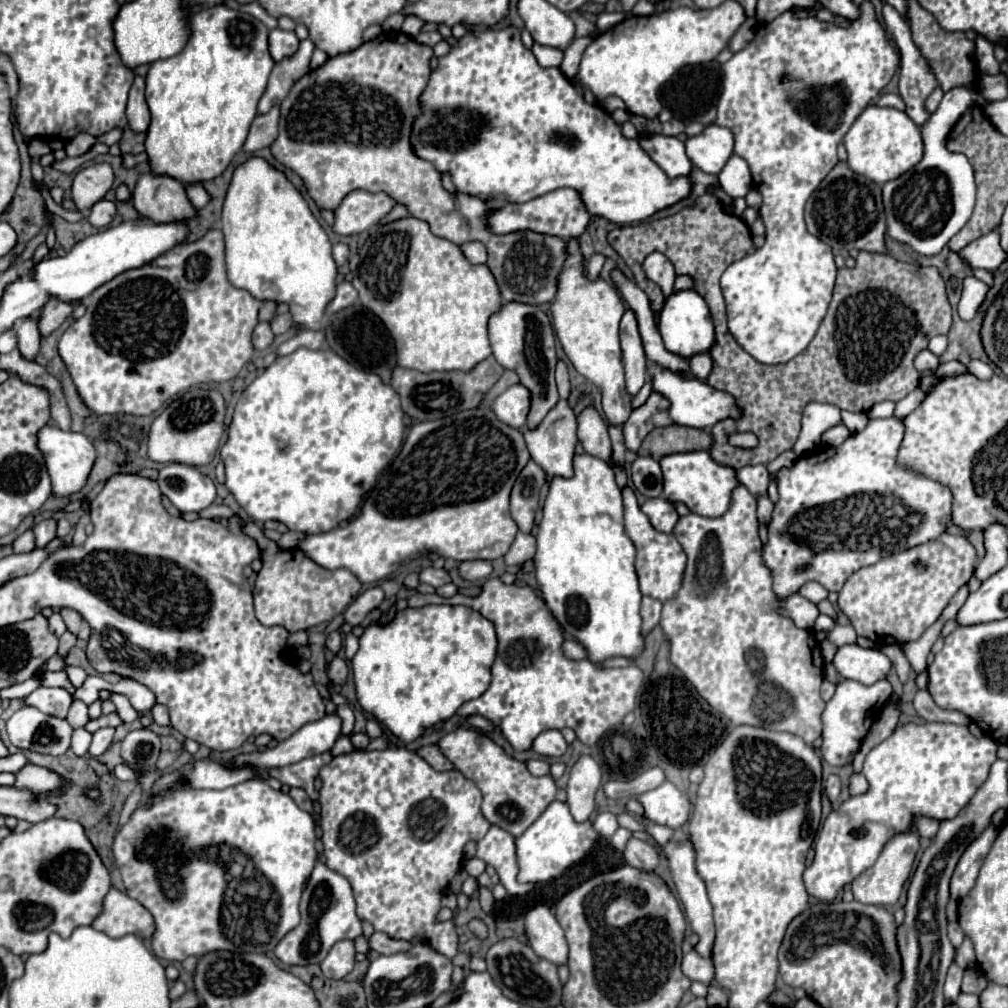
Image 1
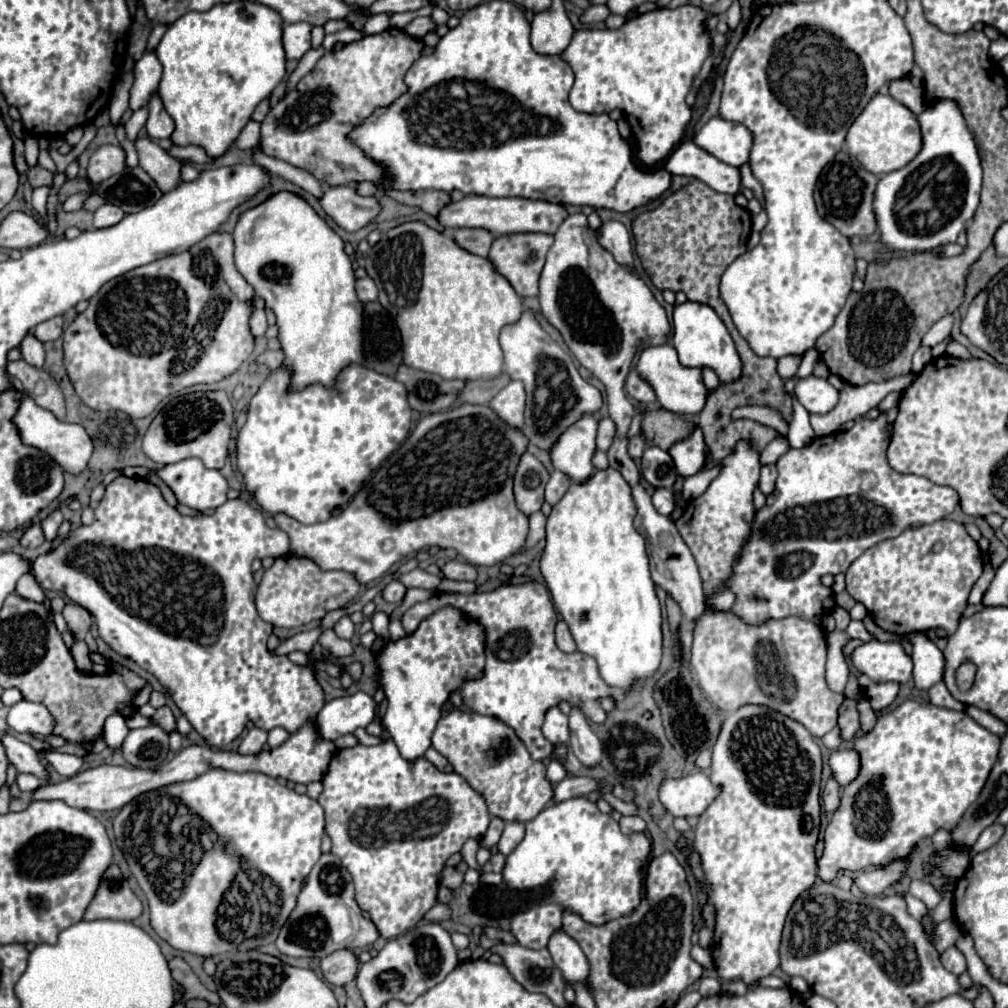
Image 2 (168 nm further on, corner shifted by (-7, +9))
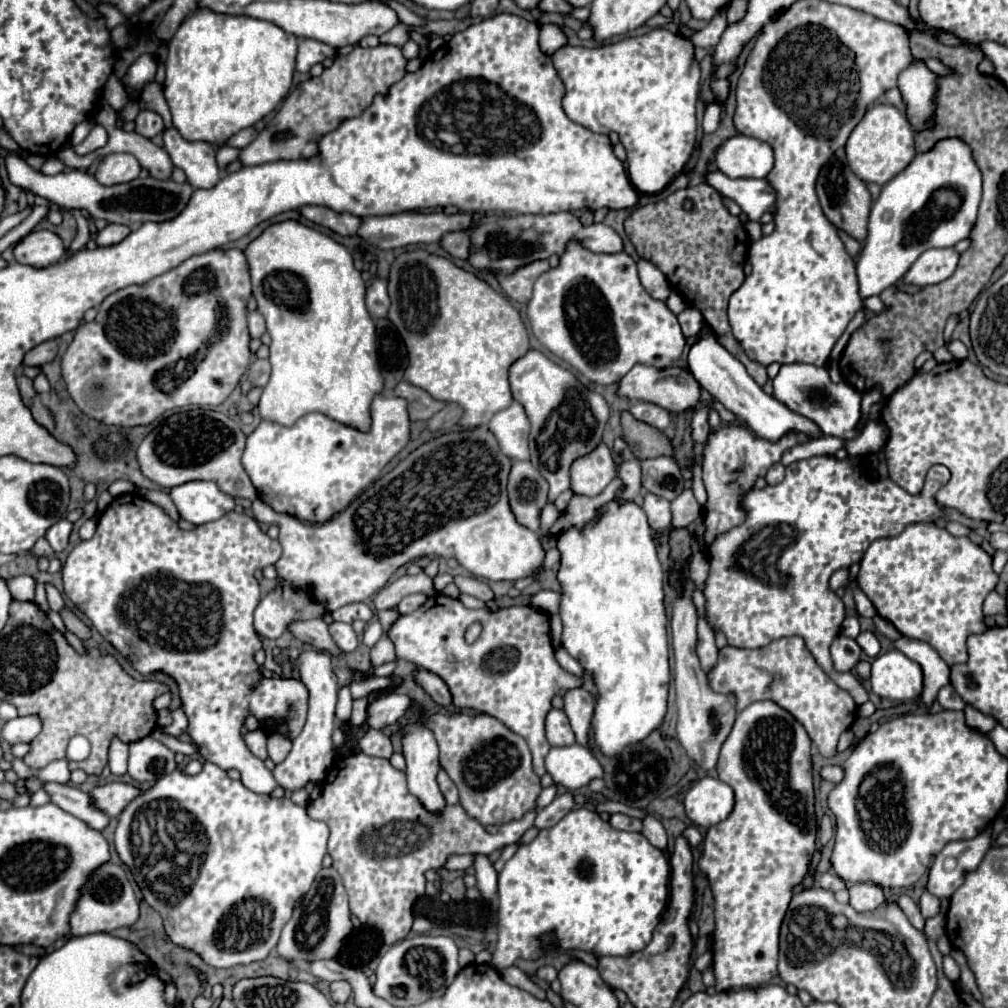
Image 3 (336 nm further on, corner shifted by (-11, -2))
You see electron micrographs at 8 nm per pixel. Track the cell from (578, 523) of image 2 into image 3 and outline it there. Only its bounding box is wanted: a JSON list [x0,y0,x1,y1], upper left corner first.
[557,499,669,753]

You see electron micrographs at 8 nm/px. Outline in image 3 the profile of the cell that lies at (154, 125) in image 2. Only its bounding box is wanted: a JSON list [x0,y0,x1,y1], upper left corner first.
[165,129,221,189]

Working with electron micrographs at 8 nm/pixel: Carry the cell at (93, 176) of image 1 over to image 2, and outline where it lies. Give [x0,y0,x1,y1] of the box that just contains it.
[87,146,125,184]

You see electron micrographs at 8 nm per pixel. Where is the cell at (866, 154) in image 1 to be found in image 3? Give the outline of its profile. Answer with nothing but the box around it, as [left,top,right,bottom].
[845,105,915,185]

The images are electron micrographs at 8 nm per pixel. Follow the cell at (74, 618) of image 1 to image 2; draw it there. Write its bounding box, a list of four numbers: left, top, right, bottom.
[63,604,93,644]

